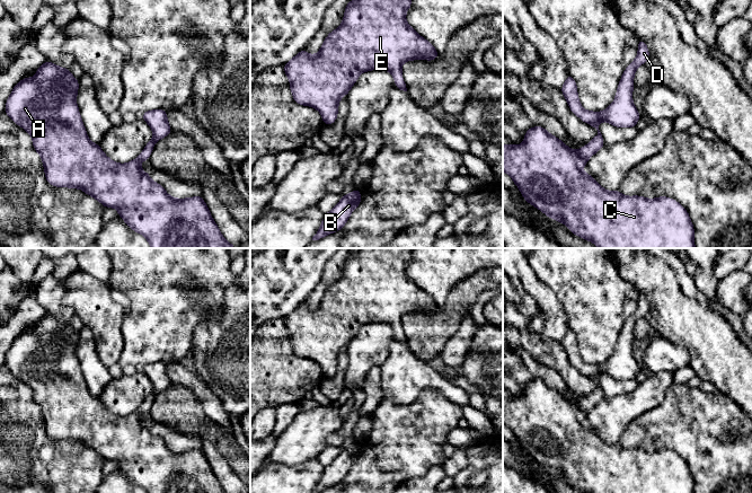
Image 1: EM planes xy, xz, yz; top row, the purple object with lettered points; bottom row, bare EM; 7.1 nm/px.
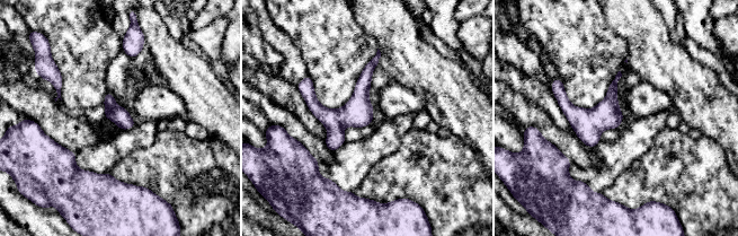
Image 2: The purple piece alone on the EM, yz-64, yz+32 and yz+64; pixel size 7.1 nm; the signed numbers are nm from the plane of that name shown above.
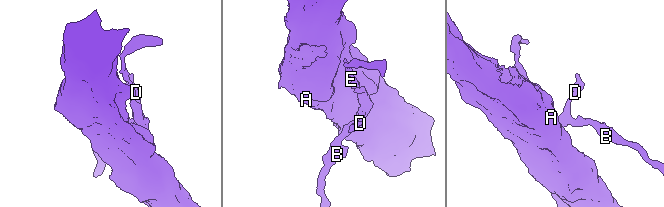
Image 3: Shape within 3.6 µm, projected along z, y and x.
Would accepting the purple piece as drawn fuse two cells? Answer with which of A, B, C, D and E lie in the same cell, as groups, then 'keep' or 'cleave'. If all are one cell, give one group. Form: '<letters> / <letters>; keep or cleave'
A B C D E; keep

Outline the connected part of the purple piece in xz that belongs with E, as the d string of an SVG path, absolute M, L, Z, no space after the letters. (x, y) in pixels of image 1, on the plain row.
M361 248L356 253L348 253L342 278L328 287L319 305L311 308L302 301L283 318L293 353L316 361L322 369L324 378L330 378L337 372L339 353L348 347L362 325L387 323L392 327L396 340L407 344L402 316L412 312L434 314L439 309L435 300L406 274L412 252L413 248Z

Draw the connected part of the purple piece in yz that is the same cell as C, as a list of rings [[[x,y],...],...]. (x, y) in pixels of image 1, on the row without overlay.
[[[638,292],[636,311],[623,324],[614,353],[603,364],[586,363],[581,359],[574,331],[567,327],[560,344],[570,363],[583,375],[598,382],[598,388],[585,399],[572,403],[542,379],[532,379],[521,398],[503,397],[503,423],[513,432],[524,452],[547,469],[566,477],[570,485],[585,493],[695,493],[691,472],[679,455],[667,449],[646,451],[626,449],[619,442],[604,442],[590,426],[583,424],[589,412],[605,396],[599,377],[605,373],[616,380],[634,380],[640,366],[634,358],[632,343],[636,322],[645,317],[649,303],[644,292]]]

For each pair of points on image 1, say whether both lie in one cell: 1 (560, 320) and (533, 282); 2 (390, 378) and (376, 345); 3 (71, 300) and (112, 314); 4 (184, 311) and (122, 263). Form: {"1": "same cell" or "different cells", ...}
{"1": "same cell", "2": "different cells", "3": "same cell", "4": "same cell"}

